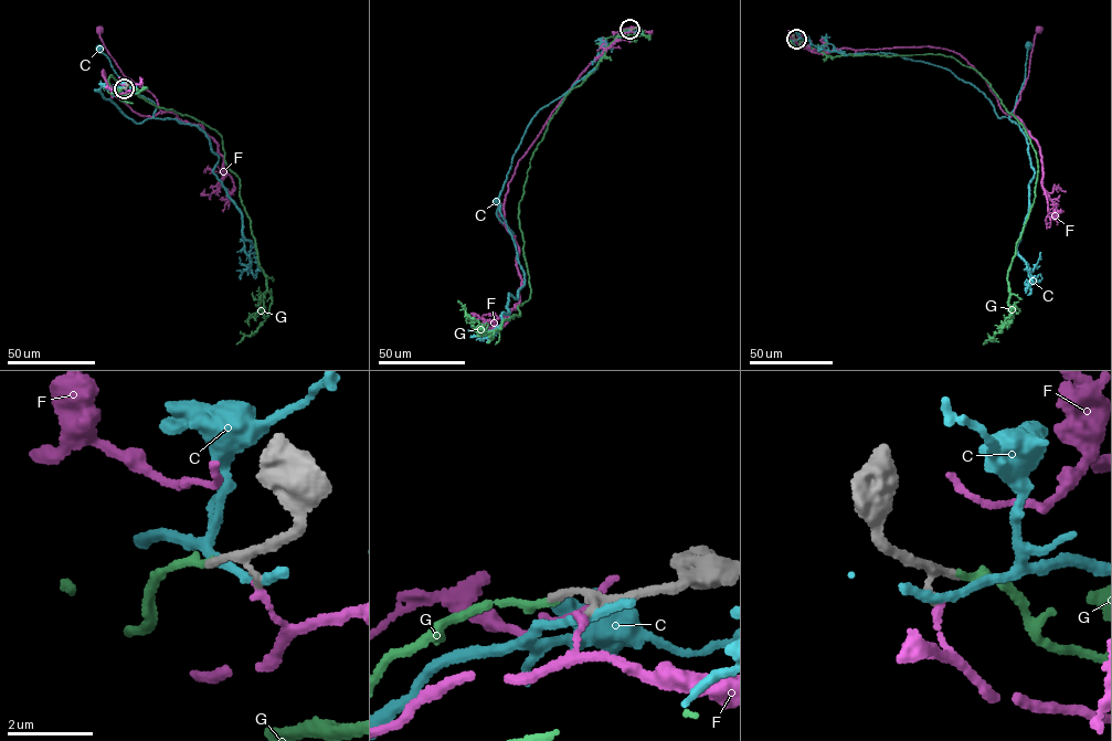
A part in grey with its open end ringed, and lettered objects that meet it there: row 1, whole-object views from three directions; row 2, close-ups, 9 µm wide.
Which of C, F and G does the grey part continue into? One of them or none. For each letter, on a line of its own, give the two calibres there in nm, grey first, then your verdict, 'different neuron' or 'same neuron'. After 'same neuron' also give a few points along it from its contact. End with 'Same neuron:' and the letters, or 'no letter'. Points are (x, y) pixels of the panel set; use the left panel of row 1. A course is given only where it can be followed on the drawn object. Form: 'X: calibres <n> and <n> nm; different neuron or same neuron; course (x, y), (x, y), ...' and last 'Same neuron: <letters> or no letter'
C: calibres 170 and 260 nm; different neuron
F: calibres 160 and 160 nm; different neuron
G: calibres 120 and 180 nm; same neuron; course (124, 88), (122, 98), (109, 90), (112, 75), (222, 136), (272, 303), (262, 325), (236, 343)
Same neuron: G

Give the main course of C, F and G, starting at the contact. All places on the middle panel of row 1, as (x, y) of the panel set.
C: (631, 29), (571, 90), (539, 110), (527, 128), (498, 198), (502, 219), (514, 234), (498, 219), (496, 201)
F: (631, 30), (590, 63), (519, 160), (504, 208), (505, 225), (515, 239), (500, 222), (499, 207)
G: (629, 29), (567, 95), (533, 152), (519, 204), (531, 292), (520, 316), (490, 338), (457, 300)

